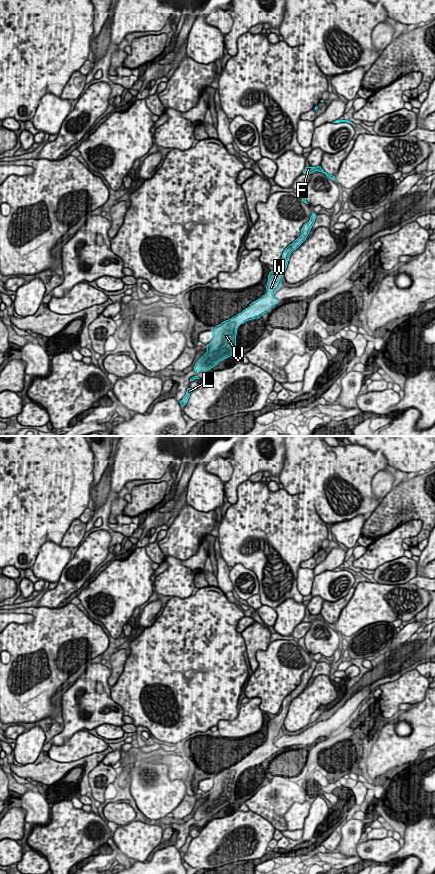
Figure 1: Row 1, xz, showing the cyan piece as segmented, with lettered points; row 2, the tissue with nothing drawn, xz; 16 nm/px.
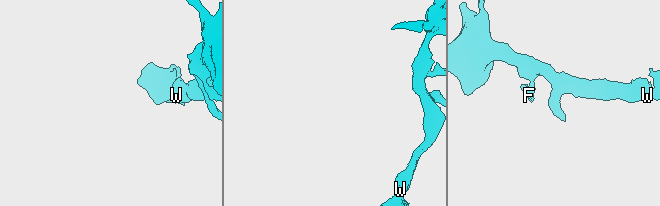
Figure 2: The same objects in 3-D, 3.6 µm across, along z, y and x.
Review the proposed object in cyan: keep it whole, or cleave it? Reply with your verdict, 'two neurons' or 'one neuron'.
one neuron

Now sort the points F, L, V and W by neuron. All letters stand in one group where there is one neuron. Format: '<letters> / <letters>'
F L V W

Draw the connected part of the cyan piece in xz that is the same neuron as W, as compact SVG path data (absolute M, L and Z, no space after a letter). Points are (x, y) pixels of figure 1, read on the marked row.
M313 211L310 220L301 228L301 235L284 250L281 264L273 271L270 271L266 286L268 292L258 300L252 302L241 313L215 326L213 329L213 339L206 346L208 350L195 363L194 372L199 373L212 369L221 361L233 355L236 352L237 325L255 318L261 318L266 311L280 302L274 297L274 292L281 284L291 253L307 239L316 217L317 214Z

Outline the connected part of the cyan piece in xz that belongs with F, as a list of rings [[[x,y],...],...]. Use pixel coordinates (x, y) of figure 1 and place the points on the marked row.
[[[311,166],[305,167],[305,169],[303,170],[302,174],[312,174],[312,173],[315,172],[315,171],[319,171],[319,172],[324,173],[329,179],[331,179],[332,181],[335,182],[335,179],[336,179],[335,176],[334,176],[334,175],[329,175],[329,174],[327,174],[327,173],[322,169],[321,166],[317,166],[317,167],[311,167]]]

